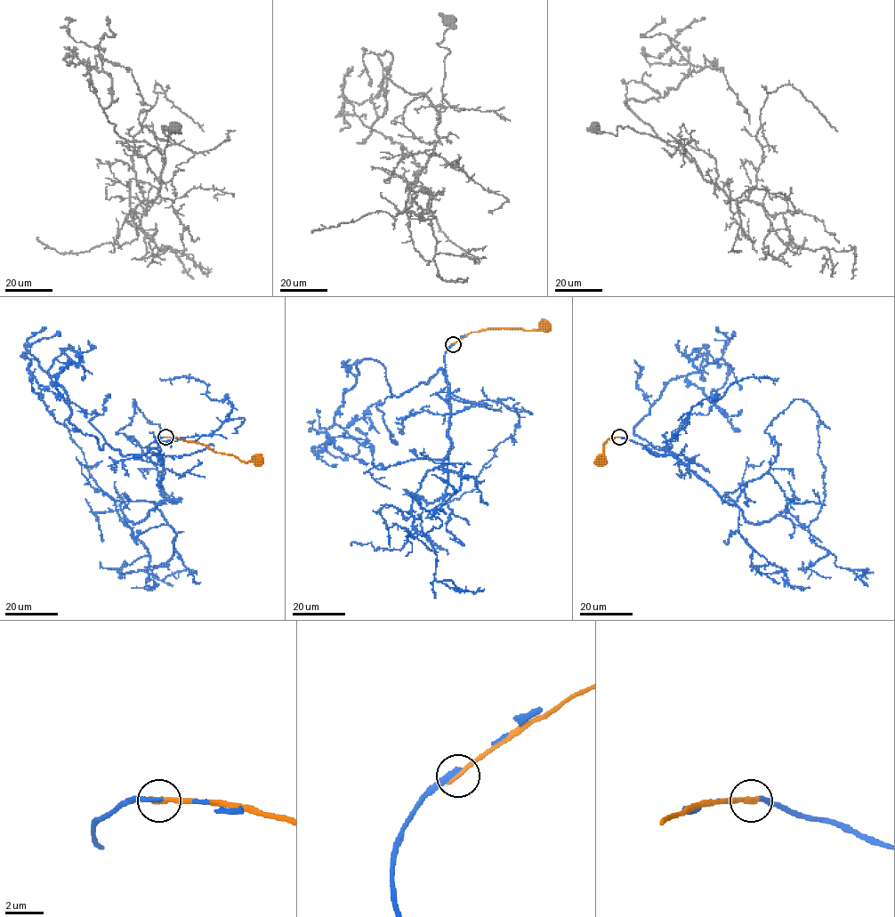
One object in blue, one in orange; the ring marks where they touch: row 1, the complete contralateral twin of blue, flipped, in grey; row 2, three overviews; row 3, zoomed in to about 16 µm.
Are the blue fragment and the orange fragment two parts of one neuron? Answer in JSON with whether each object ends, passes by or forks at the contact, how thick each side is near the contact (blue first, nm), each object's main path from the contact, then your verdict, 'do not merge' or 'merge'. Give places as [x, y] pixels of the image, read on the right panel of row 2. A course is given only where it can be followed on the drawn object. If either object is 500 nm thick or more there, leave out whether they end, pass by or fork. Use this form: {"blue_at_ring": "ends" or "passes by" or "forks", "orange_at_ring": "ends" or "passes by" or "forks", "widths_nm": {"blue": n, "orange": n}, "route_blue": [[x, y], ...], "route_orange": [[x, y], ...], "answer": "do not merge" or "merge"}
{"blue_at_ring": "ends", "orange_at_ring": "ends", "widths_nm": {"blue": 320, "orange": 320}, "route_blue": [[619, 438], [676, 457], [634, 427], [718, 359], [713, 402], [741, 409]], "route_orange": [[619, 438], [609, 438], [603, 445], [605, 462], [602, 461]], "answer": "do not merge"}

